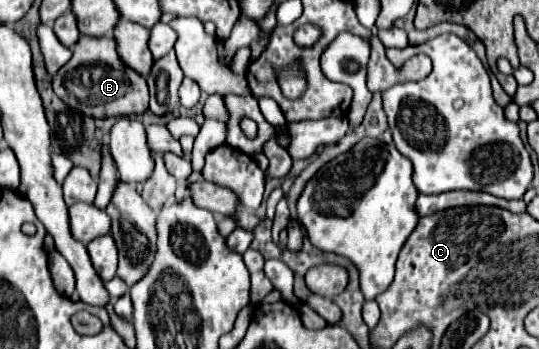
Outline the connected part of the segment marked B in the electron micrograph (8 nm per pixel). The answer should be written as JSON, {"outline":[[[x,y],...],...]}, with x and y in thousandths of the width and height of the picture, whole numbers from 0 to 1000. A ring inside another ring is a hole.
{"outline":[[[150,106],[135,135],[135,163],[98,215],[98,261],[121,301],[158,324],[161,335],[217,335],[217,330],[262,330],[276,307],[273,238],[262,215],[224,181],[213,146],[213,112],[195,106]]]}

